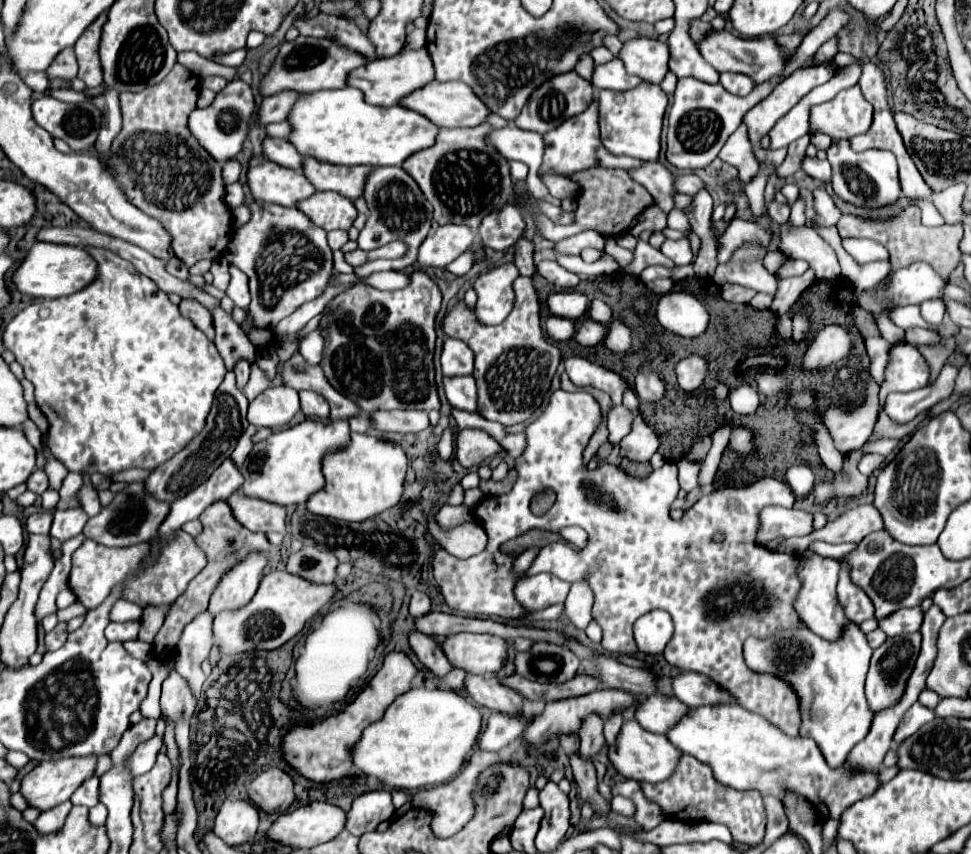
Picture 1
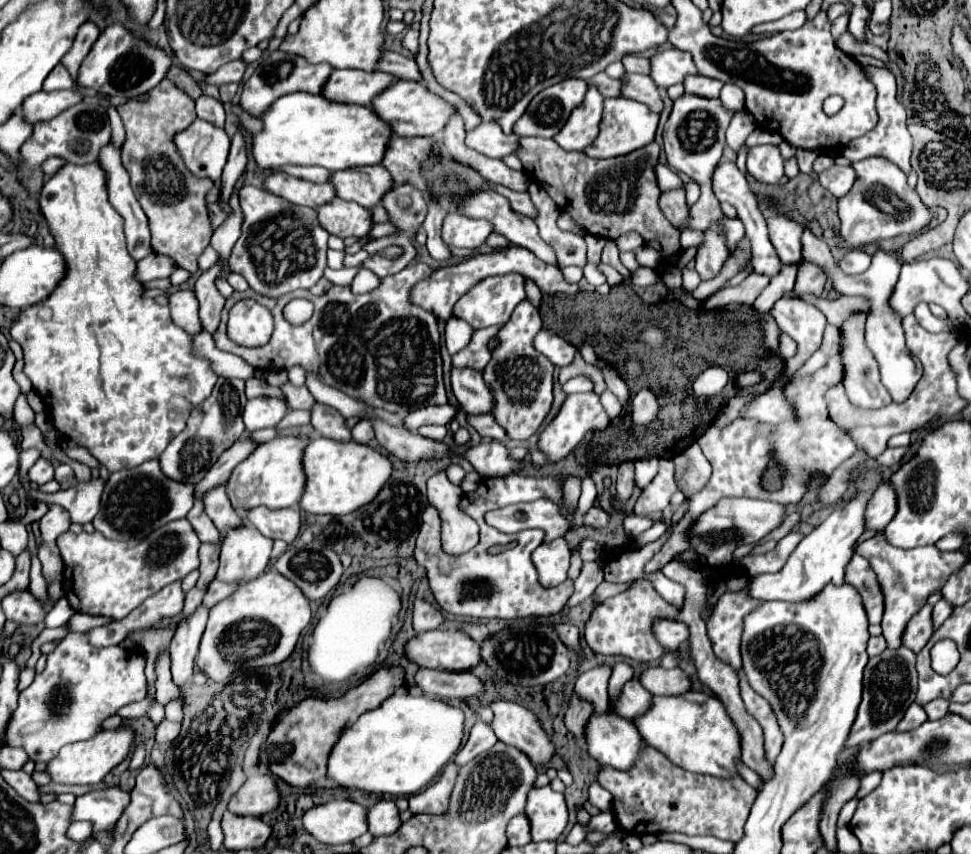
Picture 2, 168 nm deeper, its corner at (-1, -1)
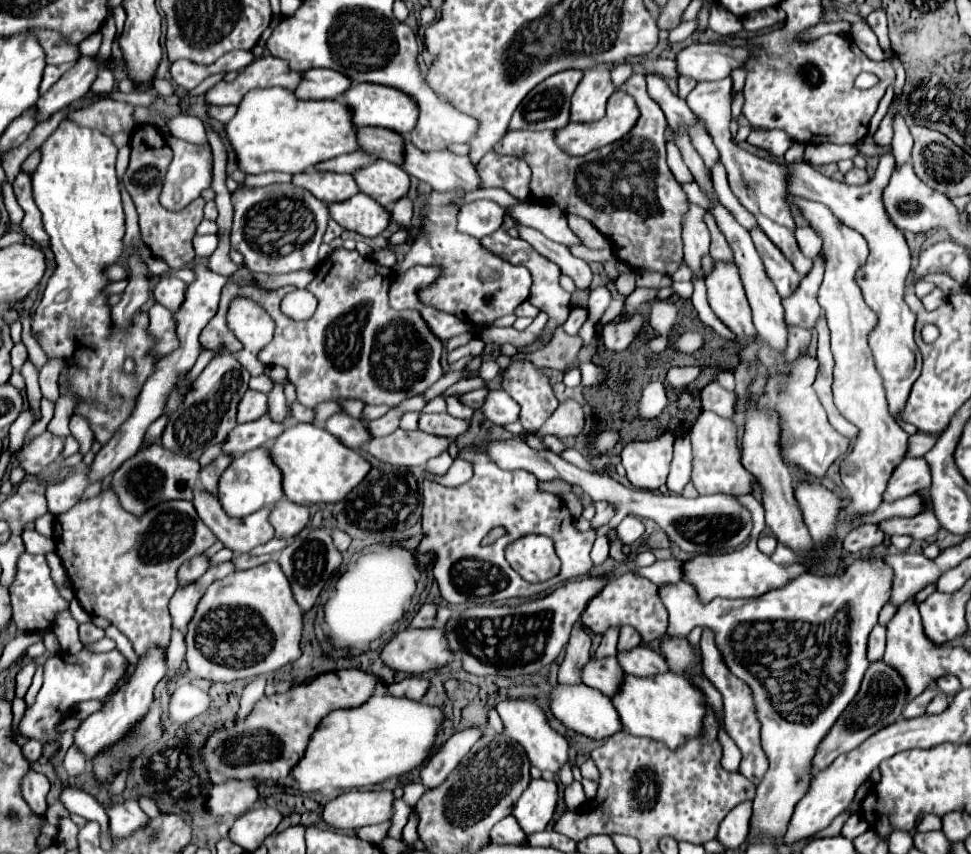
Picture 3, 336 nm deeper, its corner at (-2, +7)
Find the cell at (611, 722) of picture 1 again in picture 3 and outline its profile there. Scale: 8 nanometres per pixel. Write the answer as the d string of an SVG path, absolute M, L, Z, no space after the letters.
M623 627L621 635L619 635L619 645L617 649L629 649L629 647L637 647L641 643L641 635L637 629L633 627Z

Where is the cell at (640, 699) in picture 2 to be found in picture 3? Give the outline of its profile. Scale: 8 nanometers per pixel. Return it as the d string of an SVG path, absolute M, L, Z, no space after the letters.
M591 655L591 659L581 669L581 681L587 687L599 689L607 697L615 693L615 687L619 685L621 675L623 675L623 669L619 667L615 657L597 659L595 655Z

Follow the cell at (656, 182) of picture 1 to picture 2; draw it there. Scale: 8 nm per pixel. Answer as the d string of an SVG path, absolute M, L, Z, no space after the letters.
M670 189L670 191L662 191L658 205L662 209L662 213L666 215L666 219L680 229L682 221L688 217L688 205L686 205L686 197L684 197L684 189Z

